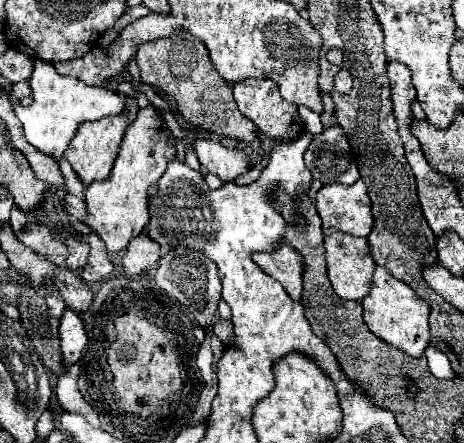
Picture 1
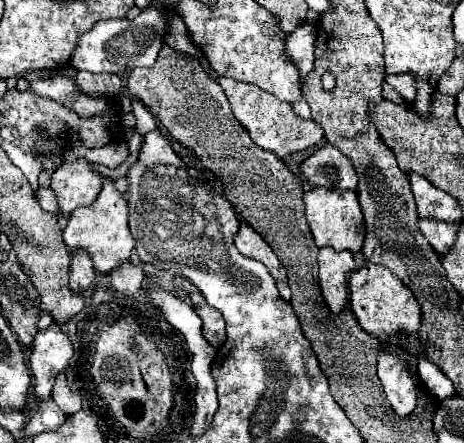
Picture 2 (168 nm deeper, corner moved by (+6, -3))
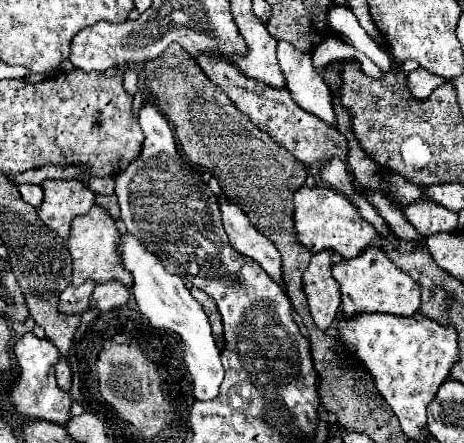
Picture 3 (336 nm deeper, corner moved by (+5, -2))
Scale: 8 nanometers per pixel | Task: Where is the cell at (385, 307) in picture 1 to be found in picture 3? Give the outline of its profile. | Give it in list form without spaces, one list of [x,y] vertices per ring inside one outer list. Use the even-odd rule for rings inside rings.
[[[368,246],[360,256],[352,260],[336,262],[332,276],[340,284],[342,310],[348,318],[362,312],[390,312],[396,316],[412,316],[420,308],[420,286],[392,264],[392,260],[378,248]]]

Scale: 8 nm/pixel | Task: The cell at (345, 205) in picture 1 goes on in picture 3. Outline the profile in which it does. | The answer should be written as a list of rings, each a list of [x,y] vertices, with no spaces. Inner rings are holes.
[[[302,186],[294,194],[294,226],[298,232],[300,244],[304,244],[310,252],[322,252],[322,250],[334,250],[342,258],[354,258],[362,254],[378,236],[374,226],[366,222],[360,214],[358,208],[340,192],[334,188],[324,188],[324,186]]]

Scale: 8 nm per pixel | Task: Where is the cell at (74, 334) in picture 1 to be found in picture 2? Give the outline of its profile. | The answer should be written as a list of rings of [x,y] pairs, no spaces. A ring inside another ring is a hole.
[[[51,323],[45,331],[39,331],[31,343],[29,369],[33,375],[33,395],[41,401],[51,397],[51,387],[57,373],[65,371],[73,347],[57,323]]]

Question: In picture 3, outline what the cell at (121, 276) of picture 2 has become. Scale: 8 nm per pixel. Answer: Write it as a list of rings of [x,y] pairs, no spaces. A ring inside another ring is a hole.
[[[110,280],[110,282],[102,282],[96,286],[90,304],[92,308],[100,308],[100,310],[112,310],[116,306],[122,306],[128,302],[132,294],[130,286],[122,286],[120,280]]]

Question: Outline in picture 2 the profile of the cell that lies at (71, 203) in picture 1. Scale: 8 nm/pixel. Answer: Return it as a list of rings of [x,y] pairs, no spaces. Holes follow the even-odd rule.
[[[39,187],[39,189],[35,191],[35,199],[37,199],[37,203],[41,205],[43,211],[49,211],[49,213],[53,213],[53,215],[59,215],[59,213],[57,213],[57,211],[59,211],[57,199],[55,199],[51,187]]]

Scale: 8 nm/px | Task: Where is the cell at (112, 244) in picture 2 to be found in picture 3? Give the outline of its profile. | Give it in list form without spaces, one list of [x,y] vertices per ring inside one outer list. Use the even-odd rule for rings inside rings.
[[[94,206],[88,214],[76,216],[70,226],[70,238],[68,238],[68,250],[74,260],[74,270],[72,270],[72,284],[82,284],[86,278],[100,282],[106,280],[122,280],[124,284],[132,284],[132,274],[124,268],[122,254],[118,252],[118,244],[122,240],[122,232],[116,226],[116,220],[102,208]]]

